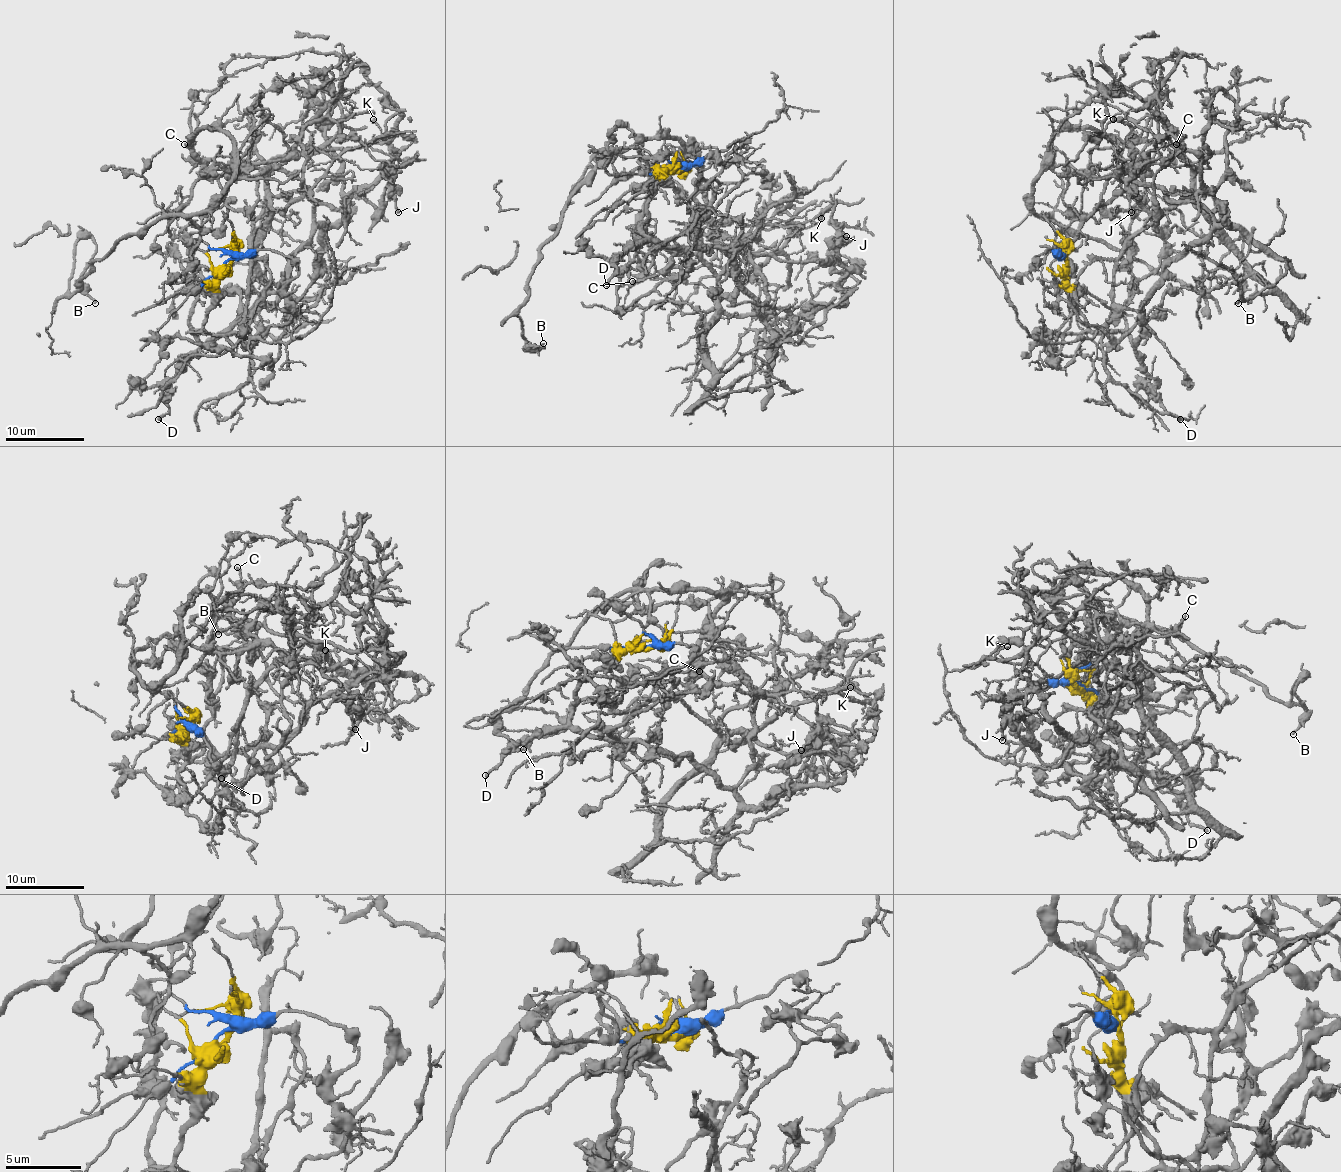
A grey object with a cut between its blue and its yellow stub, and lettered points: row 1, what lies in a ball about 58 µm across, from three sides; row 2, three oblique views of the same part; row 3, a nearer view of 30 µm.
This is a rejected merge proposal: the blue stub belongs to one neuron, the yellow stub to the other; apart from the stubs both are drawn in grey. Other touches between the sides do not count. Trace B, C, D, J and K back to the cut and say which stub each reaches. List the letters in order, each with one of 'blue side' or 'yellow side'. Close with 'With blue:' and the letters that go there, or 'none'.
B: blue side
C: blue side
D: yellow side
J: yellow side
K: yellow side
With blue: B, C

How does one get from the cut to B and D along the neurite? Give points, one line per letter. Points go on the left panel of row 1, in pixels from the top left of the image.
B: (227, 262), (188, 218), (160, 216), (70, 293), (74, 244), (89, 238), (81, 281), (95, 303)
D: (229, 262), (215, 305), (194, 333), (197, 352), (170, 382), (168, 411), (158, 419)

